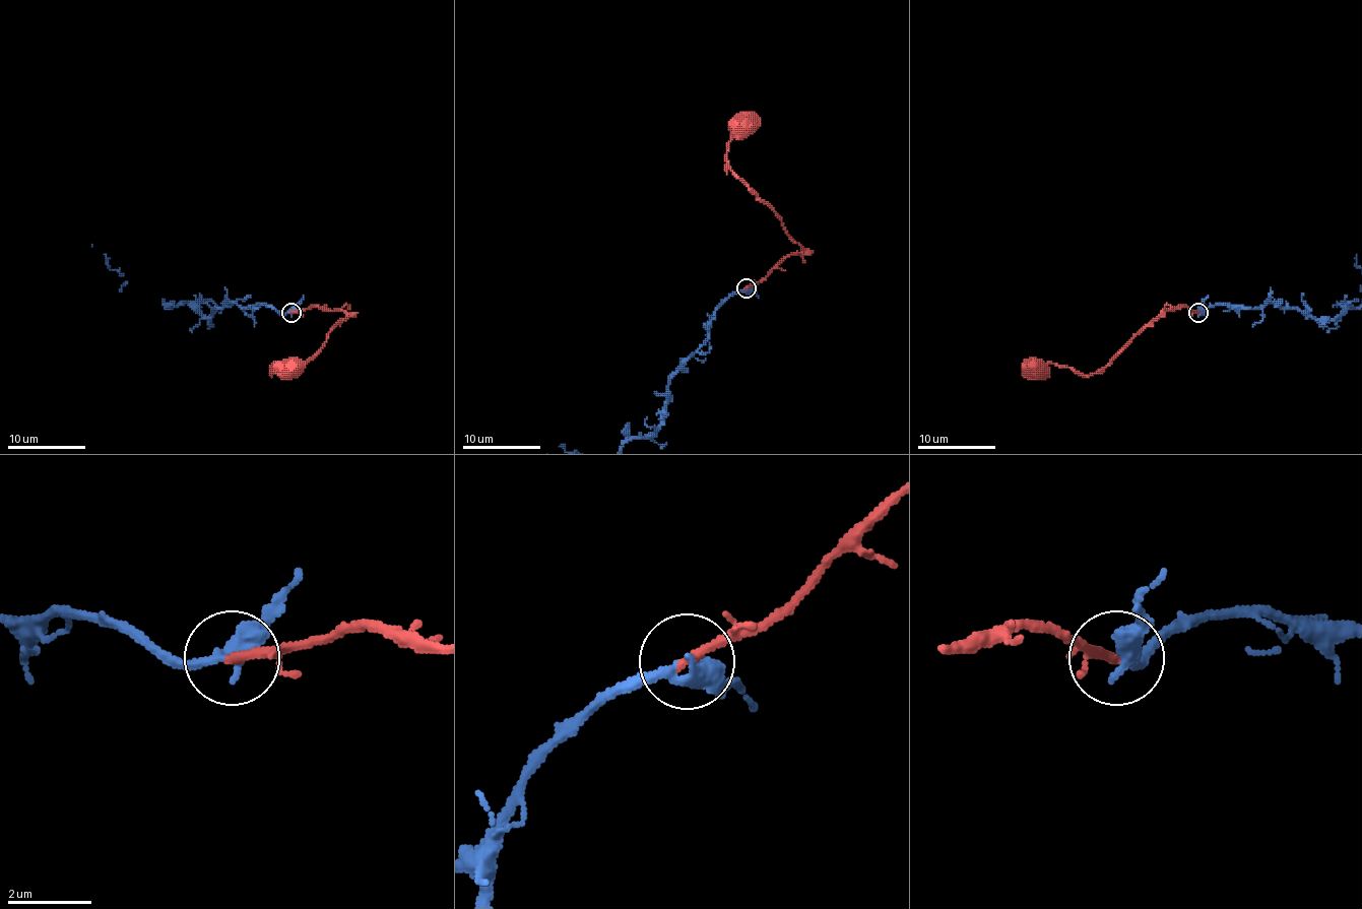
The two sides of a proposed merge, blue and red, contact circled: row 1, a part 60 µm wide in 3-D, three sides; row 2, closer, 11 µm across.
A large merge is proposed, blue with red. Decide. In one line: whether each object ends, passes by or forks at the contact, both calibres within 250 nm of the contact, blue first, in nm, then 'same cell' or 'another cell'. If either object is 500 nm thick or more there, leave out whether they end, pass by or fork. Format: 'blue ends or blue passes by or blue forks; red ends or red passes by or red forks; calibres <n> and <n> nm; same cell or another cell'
blue forks; red ends; calibres 190 and 240 nm; same cell

